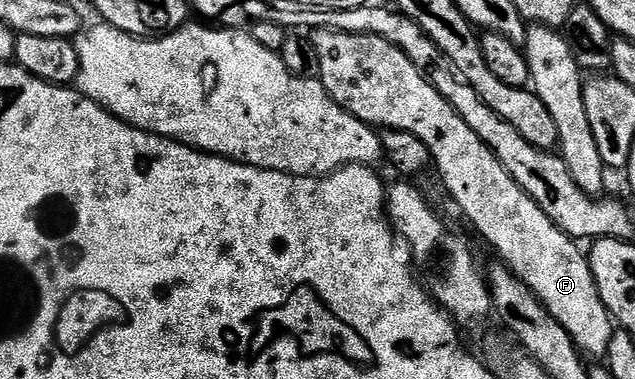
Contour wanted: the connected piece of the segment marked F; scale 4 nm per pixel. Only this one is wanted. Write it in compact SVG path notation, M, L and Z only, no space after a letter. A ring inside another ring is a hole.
M315 30L310 39L318 54L318 79L324 89L332 95L334 102L338 102L338 106L345 108L363 124L371 124L377 130L393 128L406 134L414 134L414 138L418 138L418 142L422 142L426 150L430 150L434 172L436 168L445 190L452 195L453 202L464 211L465 218L476 227L477 234L500 255L497 257L502 263L540 299L548 313L568 331L581 353L589 357L603 357L610 346L614 321L598 294L594 274L581 245L560 231L560 227L524 193L522 186L518 186L514 178L510 178L510 174L504 169L502 162L498 162L490 146L486 146L486 142L482 142L482 138L478 138L478 134L474 134L474 130L470 130L470 126L466 126L466 122L458 118L450 102L446 102L446 98L442 98L442 94L434 90L432 83L406 58L406 54L402 54L398 46L386 42L386 38L370 34Z

